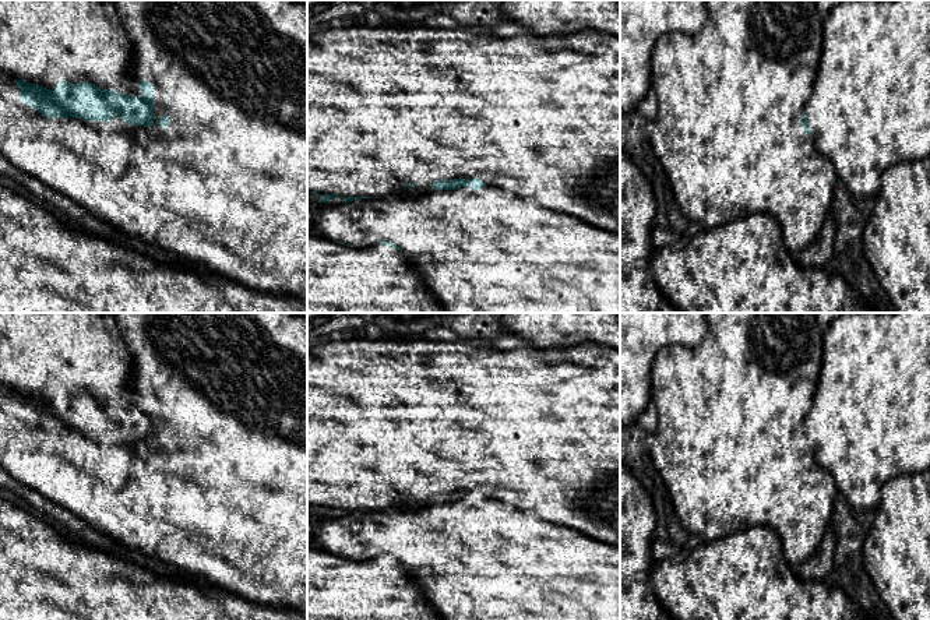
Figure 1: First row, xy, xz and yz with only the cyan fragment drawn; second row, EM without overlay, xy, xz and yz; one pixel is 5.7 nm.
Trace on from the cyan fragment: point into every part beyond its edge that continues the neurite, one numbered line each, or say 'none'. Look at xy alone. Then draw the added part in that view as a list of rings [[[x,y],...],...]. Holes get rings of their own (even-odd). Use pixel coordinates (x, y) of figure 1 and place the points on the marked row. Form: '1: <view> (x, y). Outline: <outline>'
1: xy (43, 42). Outline: [[[0,0],[0,74],[11,81],[22,80],[46,89],[63,80],[68,84],[92,82],[101,89],[140,96],[131,61],[133,40],[113,18],[108,0]]]

